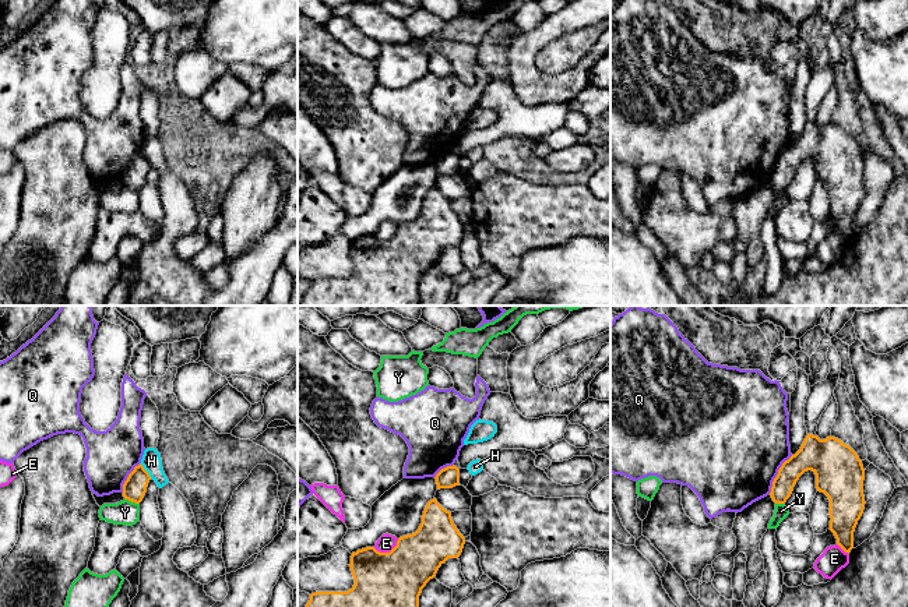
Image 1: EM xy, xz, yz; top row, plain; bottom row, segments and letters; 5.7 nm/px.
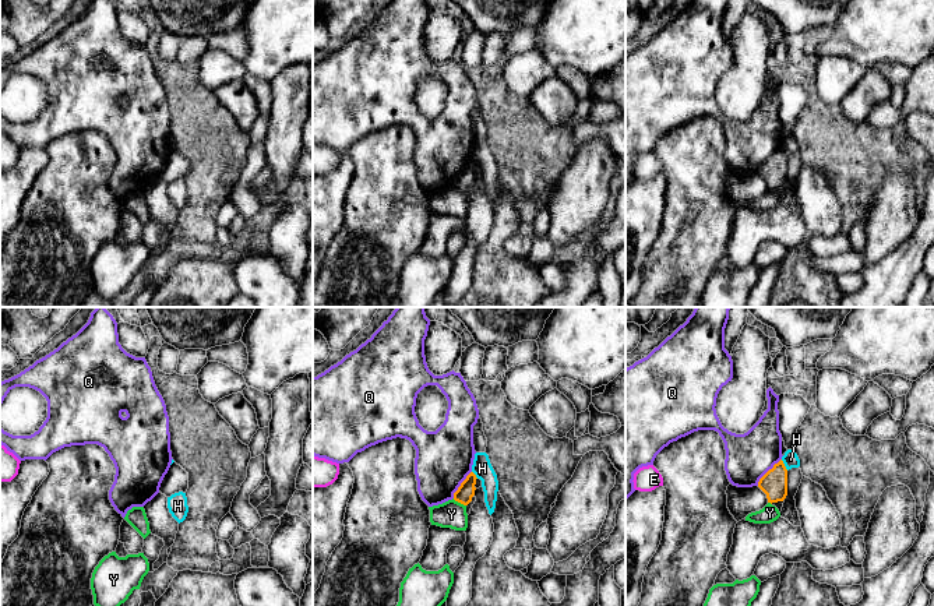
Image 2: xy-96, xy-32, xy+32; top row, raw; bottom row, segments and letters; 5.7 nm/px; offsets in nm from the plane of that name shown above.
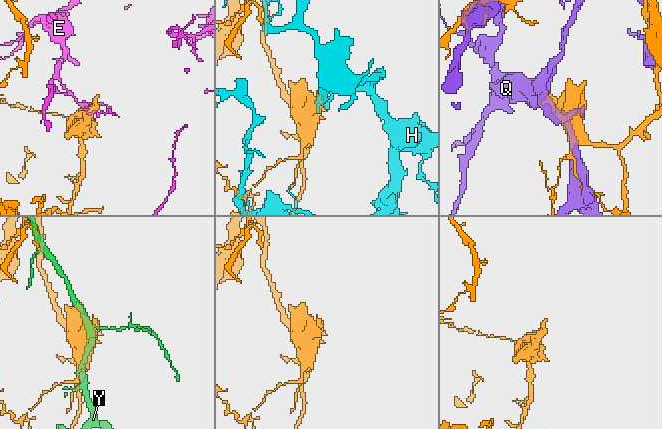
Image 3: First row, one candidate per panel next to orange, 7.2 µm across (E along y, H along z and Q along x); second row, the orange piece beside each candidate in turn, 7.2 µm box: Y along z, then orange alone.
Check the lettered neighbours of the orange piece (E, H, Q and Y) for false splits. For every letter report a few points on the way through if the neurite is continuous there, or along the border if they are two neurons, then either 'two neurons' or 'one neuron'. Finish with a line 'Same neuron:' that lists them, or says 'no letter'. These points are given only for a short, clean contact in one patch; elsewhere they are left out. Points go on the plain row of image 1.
E: two neurons
H: border along xy (140, 151), (151, 165); two neurons
Q: two neurons
Y: border along xy (125, 184), (138, 191); two neurons
Same neuron: no letter

